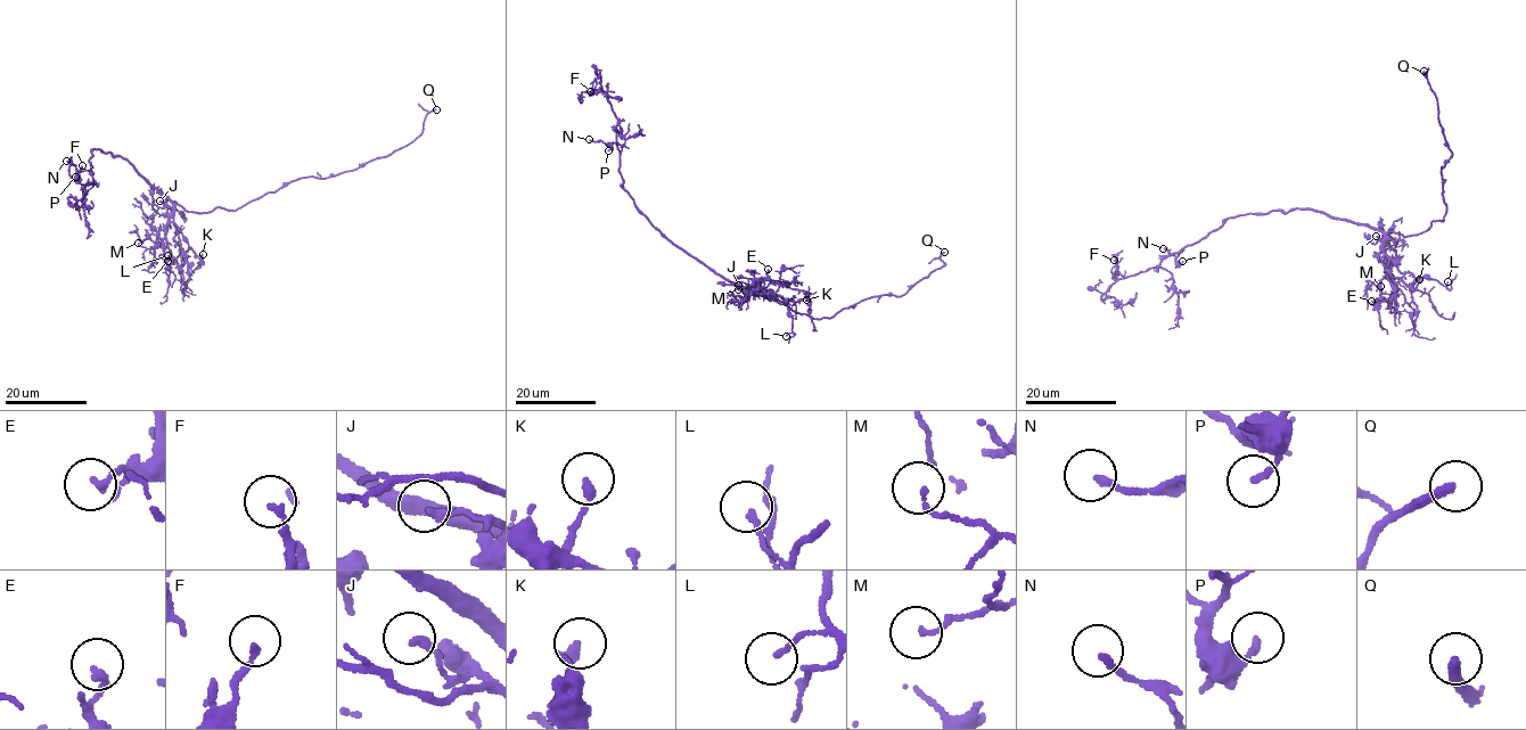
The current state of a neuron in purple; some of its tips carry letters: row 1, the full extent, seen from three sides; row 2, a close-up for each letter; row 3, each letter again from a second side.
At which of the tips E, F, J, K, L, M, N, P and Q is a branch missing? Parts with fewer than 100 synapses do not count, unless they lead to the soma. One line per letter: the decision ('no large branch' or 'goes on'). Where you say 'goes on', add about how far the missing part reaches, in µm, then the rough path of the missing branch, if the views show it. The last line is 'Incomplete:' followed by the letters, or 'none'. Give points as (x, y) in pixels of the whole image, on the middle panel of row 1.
E: no large branch
F: no large branch
J: no large branch
K: no large branch
L: no large branch
M: no large branch
N: no large branch
P: no large branch
Q: goes on | 4 µm
Incomplete: Q

